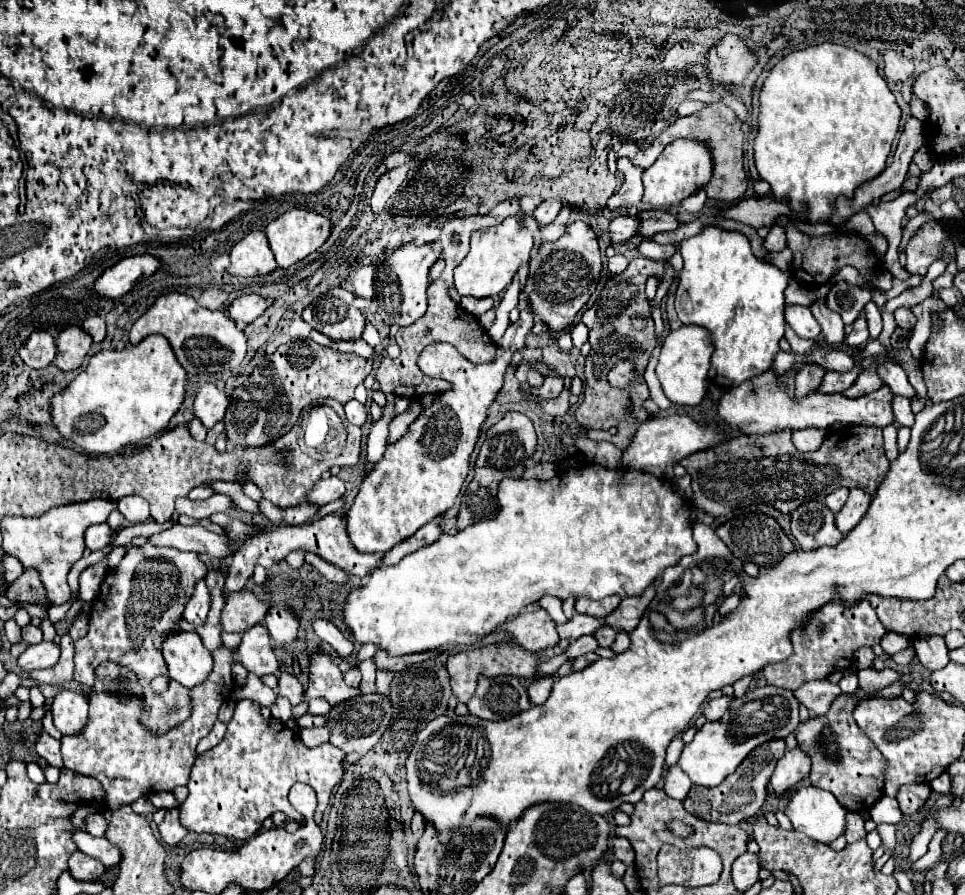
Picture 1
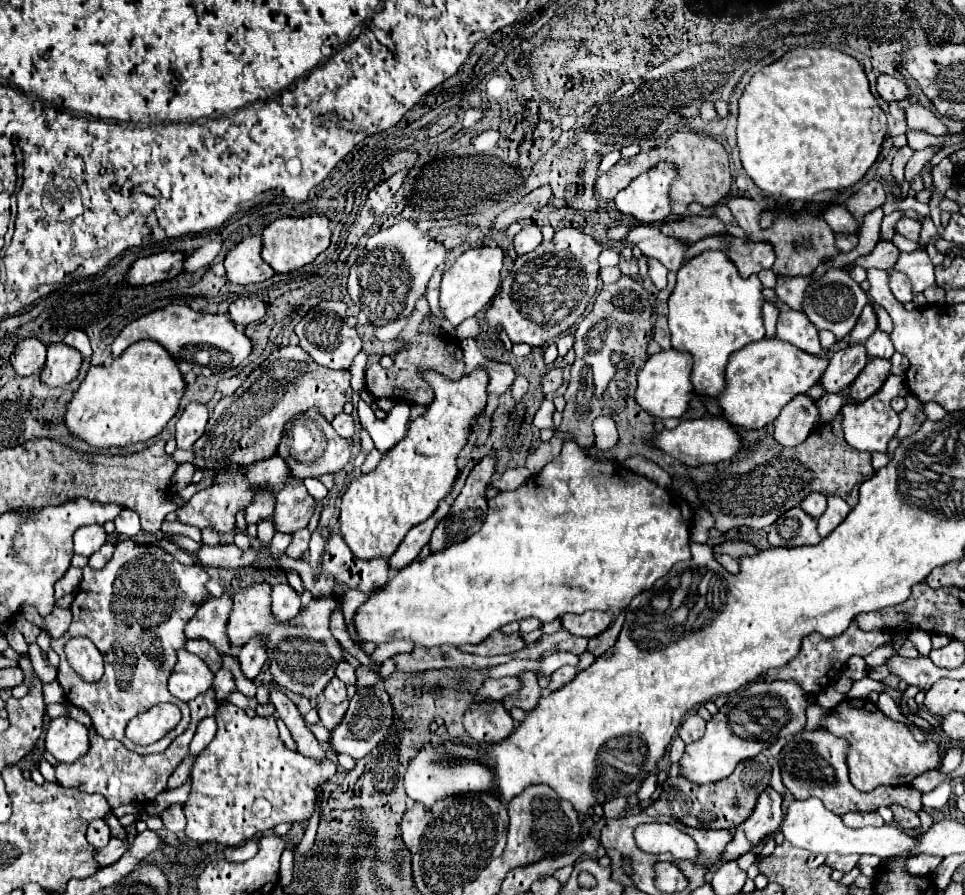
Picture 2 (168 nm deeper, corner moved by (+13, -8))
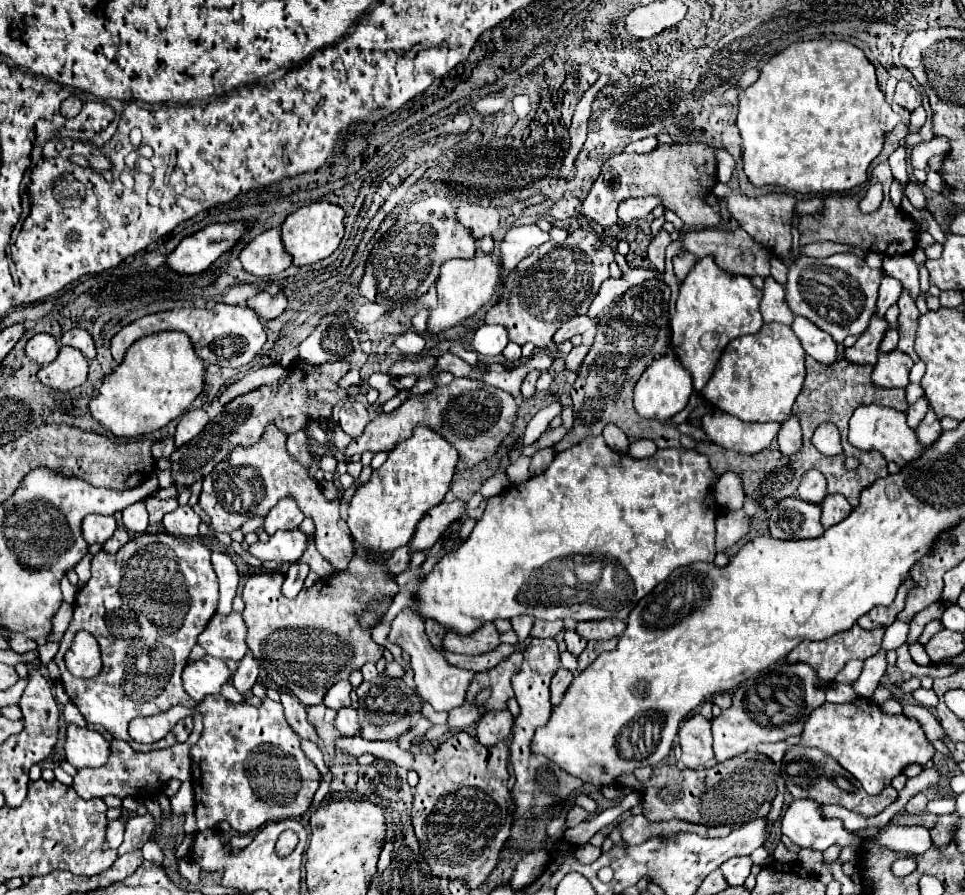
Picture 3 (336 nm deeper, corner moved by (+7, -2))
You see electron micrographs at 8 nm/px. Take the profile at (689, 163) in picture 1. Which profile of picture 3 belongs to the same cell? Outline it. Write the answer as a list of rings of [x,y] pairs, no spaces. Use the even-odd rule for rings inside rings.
[[[636,197],[636,199],[624,199],[618,207],[618,217],[624,223],[630,223],[632,219],[642,219],[646,217],[652,209],[662,205],[662,199],[658,197]]]

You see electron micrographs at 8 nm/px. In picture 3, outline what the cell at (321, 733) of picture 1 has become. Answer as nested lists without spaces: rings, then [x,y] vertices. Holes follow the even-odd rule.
[[[282,691],[282,705],[284,705],[284,715],[286,715],[286,721],[290,723],[290,727],[302,737],[302,739],[308,739],[308,741],[314,741],[318,743],[320,737],[316,733],[316,729],[308,723],[306,719],[306,705],[298,703],[298,699],[294,699],[294,695]]]

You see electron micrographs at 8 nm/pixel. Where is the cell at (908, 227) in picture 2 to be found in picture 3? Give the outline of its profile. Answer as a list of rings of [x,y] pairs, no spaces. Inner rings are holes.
[[[908,183],[908,187],[906,187],[906,197],[908,197],[908,201],[910,201],[916,209],[924,209],[924,207],[926,207],[926,197],[924,197],[922,189],[920,189],[916,183]]]

